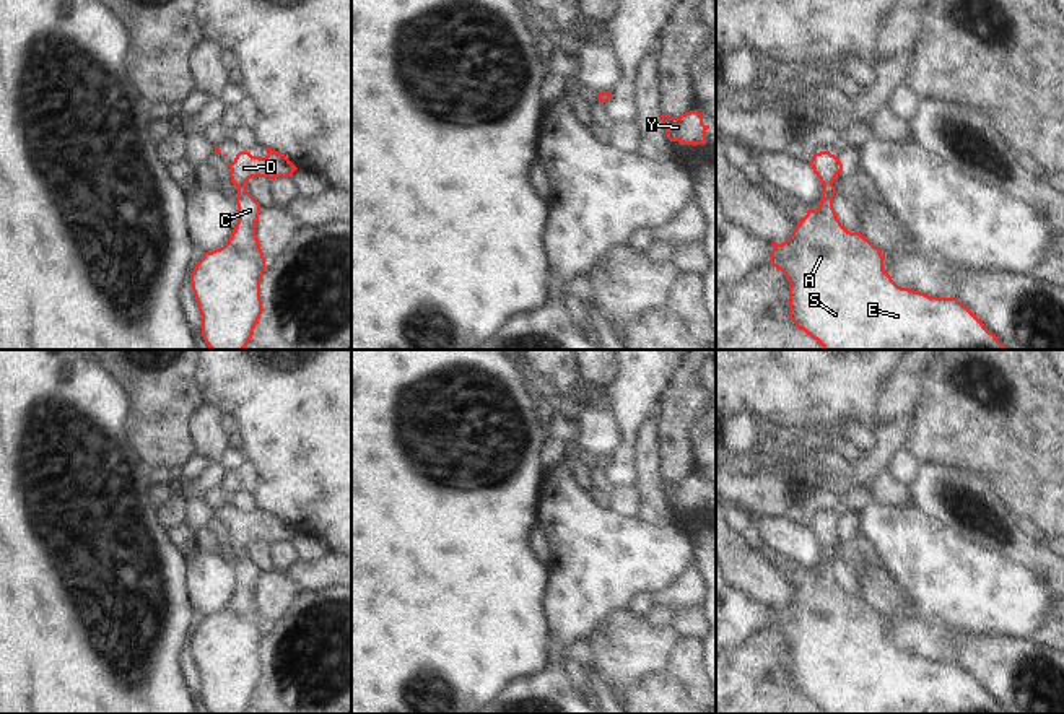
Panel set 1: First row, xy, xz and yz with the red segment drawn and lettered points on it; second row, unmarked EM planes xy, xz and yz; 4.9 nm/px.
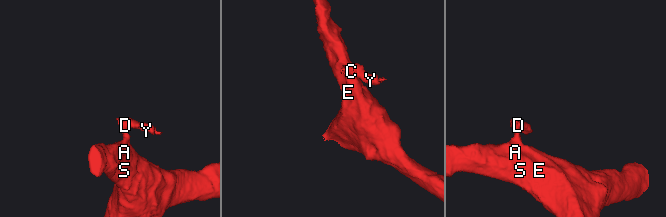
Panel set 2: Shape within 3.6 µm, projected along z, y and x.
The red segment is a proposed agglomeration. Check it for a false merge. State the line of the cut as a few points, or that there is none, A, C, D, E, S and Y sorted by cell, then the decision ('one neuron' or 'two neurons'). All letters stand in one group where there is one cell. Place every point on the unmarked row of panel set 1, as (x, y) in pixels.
no cut | A C D E S Y | one neuron

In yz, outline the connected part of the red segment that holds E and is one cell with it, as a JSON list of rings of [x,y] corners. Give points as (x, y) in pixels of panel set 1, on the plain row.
[[[815,516],[809,529],[823,548],[820,569],[807,574],[784,607],[771,607],[770,618],[770,629],[781,634],[789,646],[789,683],[799,694],[817,704],[823,714],[1007,714],[957,662],[937,662],[898,651],[883,634],[880,613],[861,597],[848,595],[836,581],[833,546],[843,535],[839,520]]]

